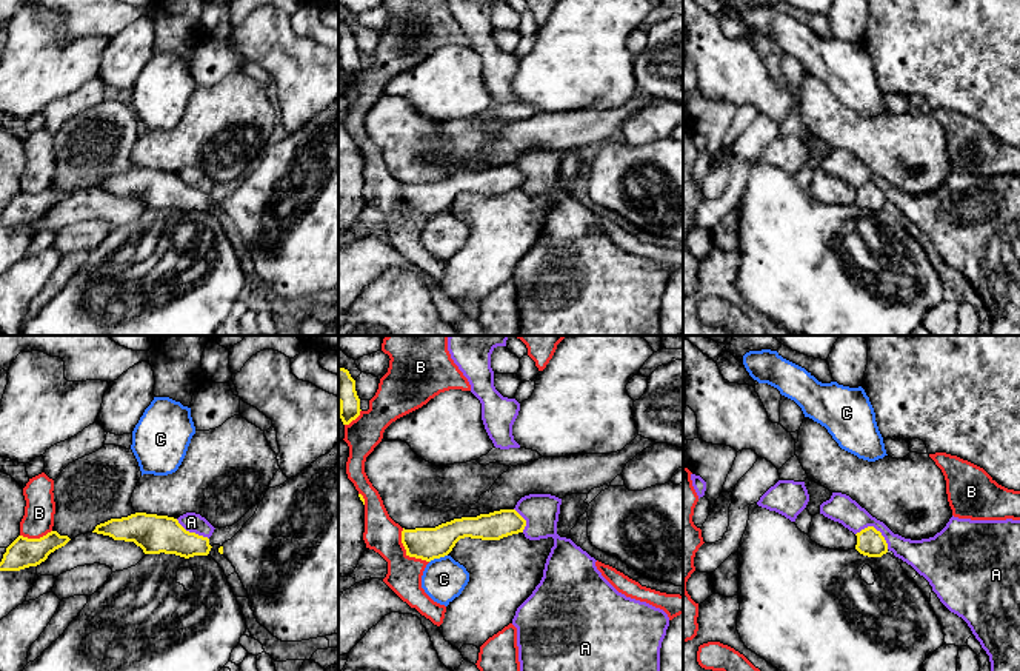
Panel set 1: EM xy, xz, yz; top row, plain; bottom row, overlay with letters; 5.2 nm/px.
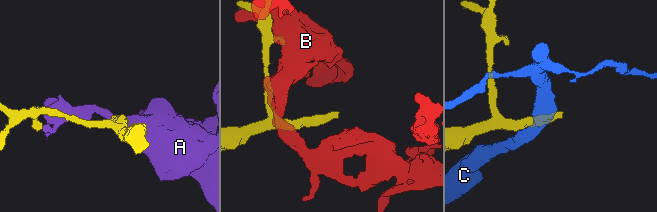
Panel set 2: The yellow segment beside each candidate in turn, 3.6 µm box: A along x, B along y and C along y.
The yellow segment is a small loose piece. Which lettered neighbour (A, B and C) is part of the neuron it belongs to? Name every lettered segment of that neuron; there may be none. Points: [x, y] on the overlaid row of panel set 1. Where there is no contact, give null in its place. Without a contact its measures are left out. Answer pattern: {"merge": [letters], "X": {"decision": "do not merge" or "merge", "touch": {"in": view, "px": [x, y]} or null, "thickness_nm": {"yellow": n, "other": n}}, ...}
{"merge": [], "A": {"decision": "do not merge", "touch": {"in": "yz", "px": [874, 528]}, "thickness_nm": {"yellow": 140, "other": 150}}, "B": {"decision": "do not merge", "touch": {"in": "xz", "px": [406, 551]}, "thickness_nm": {"yellow": 170, "other": 190}}, "C": {"decision": "do not merge", "touch": {"in": "xz", "px": [437, 557]}, "thickness_nm": {"yellow": 170, "other": 220}}}

